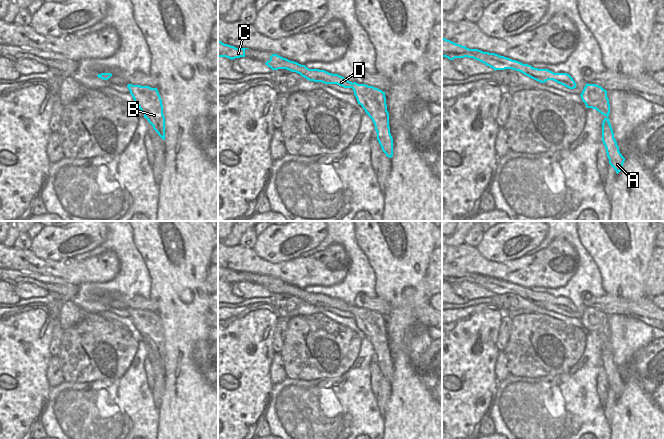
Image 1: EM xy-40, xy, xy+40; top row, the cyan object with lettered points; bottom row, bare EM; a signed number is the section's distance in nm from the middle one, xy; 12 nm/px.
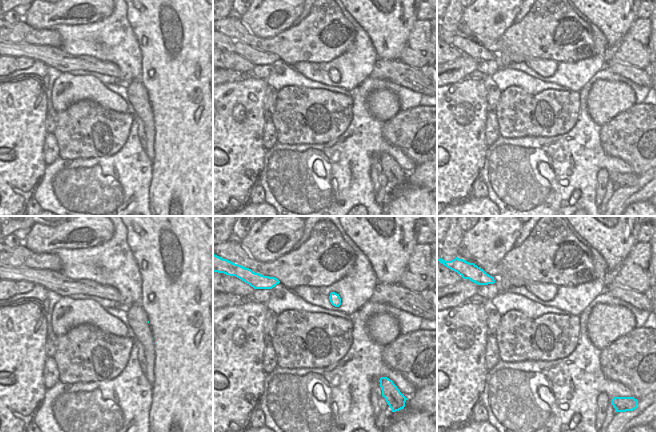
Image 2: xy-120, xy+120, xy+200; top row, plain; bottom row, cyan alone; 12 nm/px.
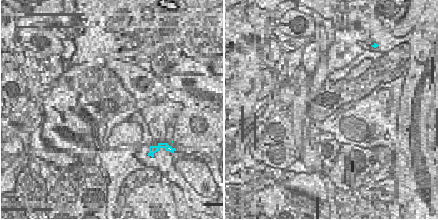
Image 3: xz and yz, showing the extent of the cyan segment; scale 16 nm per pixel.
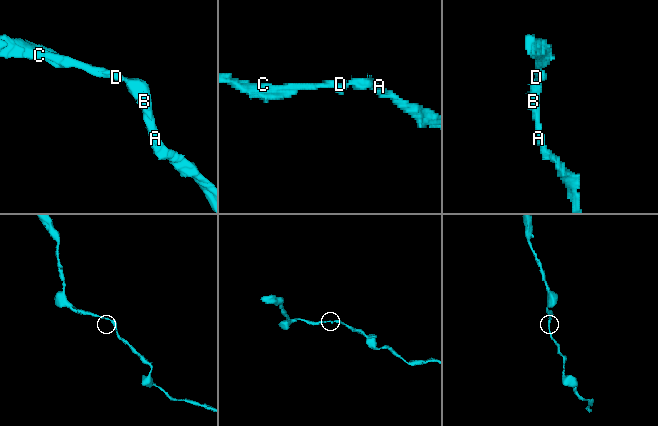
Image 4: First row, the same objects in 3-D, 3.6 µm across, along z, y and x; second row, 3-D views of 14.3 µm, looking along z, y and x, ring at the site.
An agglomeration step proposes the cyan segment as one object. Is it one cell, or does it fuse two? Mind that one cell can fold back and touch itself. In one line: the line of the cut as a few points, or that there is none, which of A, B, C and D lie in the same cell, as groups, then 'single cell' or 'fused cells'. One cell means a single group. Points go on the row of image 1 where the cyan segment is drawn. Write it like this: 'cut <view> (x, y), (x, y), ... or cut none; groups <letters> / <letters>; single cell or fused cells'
cut none; groups A B C D; single cell

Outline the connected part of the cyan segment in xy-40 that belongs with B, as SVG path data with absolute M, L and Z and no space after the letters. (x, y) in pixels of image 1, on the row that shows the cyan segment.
M127 85L134 102L138 105L144 118L153 126L158 135L165 140L165 117L162 100L157 88L140 85Z

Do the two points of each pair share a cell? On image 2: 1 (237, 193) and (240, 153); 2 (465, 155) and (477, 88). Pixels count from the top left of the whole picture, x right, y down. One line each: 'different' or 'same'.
1: same
2: same

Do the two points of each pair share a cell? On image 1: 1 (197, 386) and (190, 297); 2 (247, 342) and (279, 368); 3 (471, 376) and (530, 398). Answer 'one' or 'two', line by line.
1: one
2: two
3: two

